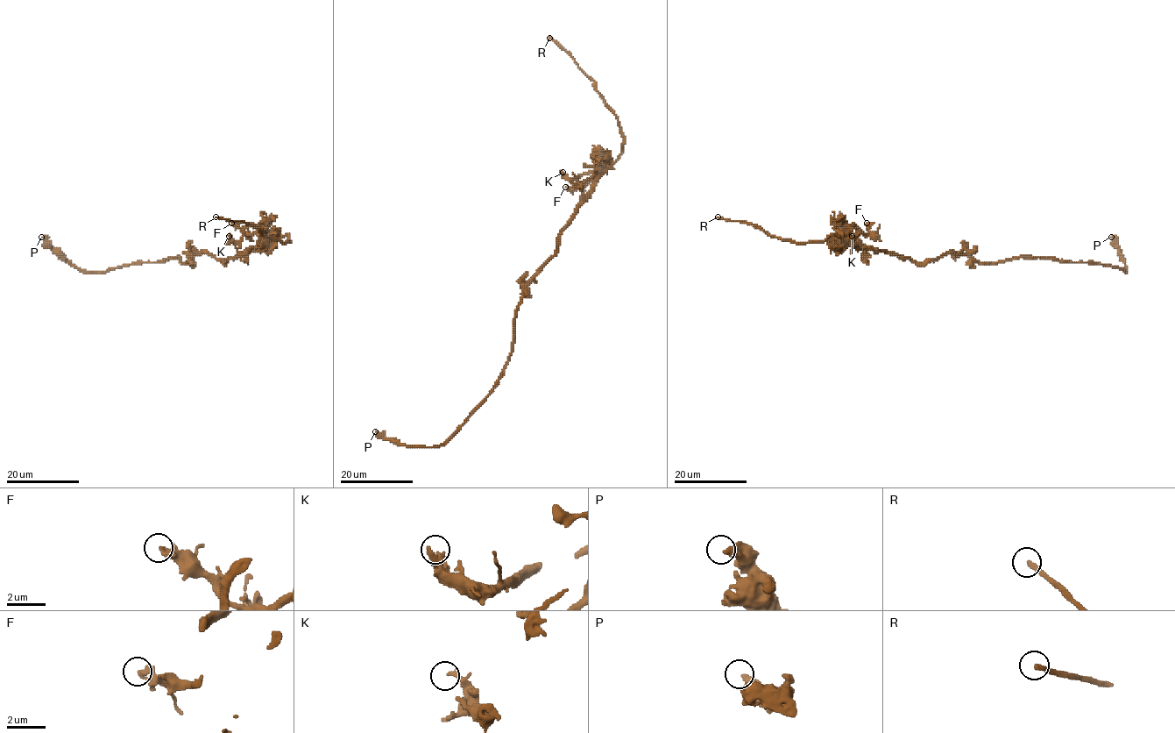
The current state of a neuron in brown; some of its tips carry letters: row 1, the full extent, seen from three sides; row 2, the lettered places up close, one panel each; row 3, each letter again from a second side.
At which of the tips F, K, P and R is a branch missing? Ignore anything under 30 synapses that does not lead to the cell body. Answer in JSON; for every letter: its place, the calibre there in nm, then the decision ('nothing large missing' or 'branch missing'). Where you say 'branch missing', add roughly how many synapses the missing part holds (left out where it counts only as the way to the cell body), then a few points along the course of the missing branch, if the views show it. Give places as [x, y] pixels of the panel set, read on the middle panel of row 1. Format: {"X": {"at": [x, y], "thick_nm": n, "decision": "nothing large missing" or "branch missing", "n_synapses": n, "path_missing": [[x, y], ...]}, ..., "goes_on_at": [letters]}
{"F": {"at": [565, 187], "thick_nm": 260, "decision": "nothing large missing"}, "K": {"at": [562, 172], "thick_nm": 200, "decision": "nothing large missing"}, "P": {"at": [375, 431], "thick_nm": 280, "decision": "nothing large missing"}, "R": {"at": [549, 38], "thick_nm": 280, "decision": "branch missing"}, "goes_on_at": ["R"]}

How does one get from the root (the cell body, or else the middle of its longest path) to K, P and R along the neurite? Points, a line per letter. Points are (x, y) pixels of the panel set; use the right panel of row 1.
K: (945, 252), (921, 263), (857, 246), (862, 253), (856, 238), (852, 236)
P: (945, 252), (963, 252), (982, 263), (1052, 258), (1110, 265), (1126, 273), (1118, 244), (1111, 237)
R: (945, 252), (916, 263), (836, 235), (821, 242), (794, 243), (718, 217)

